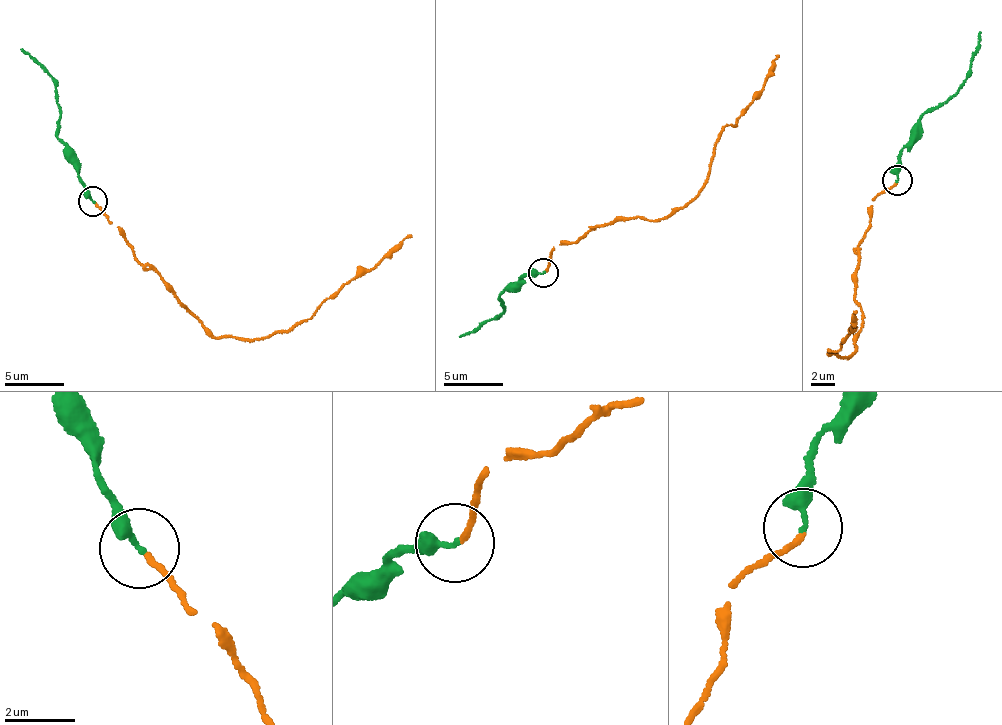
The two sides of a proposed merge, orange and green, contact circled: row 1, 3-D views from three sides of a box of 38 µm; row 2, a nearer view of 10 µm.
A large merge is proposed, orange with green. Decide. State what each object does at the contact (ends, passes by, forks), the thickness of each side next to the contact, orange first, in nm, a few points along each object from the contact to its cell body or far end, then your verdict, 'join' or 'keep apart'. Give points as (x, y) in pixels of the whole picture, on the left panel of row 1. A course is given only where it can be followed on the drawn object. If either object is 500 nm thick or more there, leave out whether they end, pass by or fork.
orange ends there; green ends there; 140 nm thick on the orange side, 300 nm on the other; orange runs (93, 201), (126, 245), (215, 336), (257, 341), (305, 320), (411, 236); green runs (93, 201), (58, 139), (60, 110), (52, 75), (20, 50); keep apart

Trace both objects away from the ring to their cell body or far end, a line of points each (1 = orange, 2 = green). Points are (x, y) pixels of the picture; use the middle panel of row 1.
1: (544, 273), (552, 246), (682, 209), (778, 54)
2: (544, 273), (520, 278), (513, 290), (501, 295), (503, 308), (459, 337)

